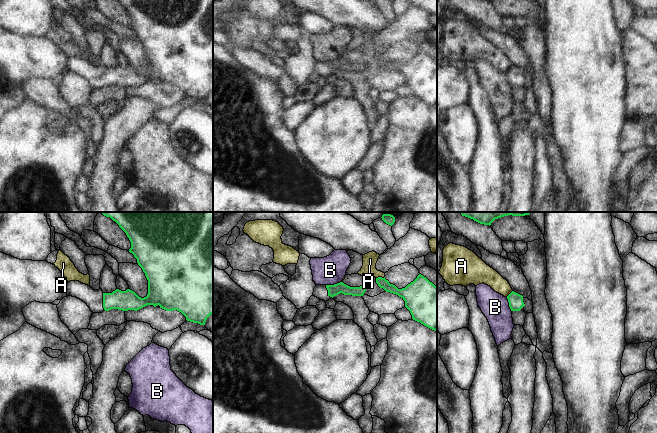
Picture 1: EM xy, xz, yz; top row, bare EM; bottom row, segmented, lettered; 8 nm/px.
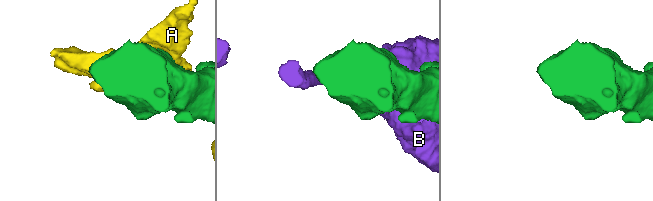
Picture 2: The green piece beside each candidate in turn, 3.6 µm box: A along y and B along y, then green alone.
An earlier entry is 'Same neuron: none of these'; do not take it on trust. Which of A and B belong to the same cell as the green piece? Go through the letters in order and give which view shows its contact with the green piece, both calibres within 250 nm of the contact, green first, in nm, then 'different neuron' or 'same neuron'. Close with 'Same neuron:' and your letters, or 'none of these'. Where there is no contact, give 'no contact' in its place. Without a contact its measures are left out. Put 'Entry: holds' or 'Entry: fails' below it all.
A: xz | 100/120 nm | different neuron
B: xz | 90/240 nm | different neuron
Same neuron: none of these
Entry: holds

